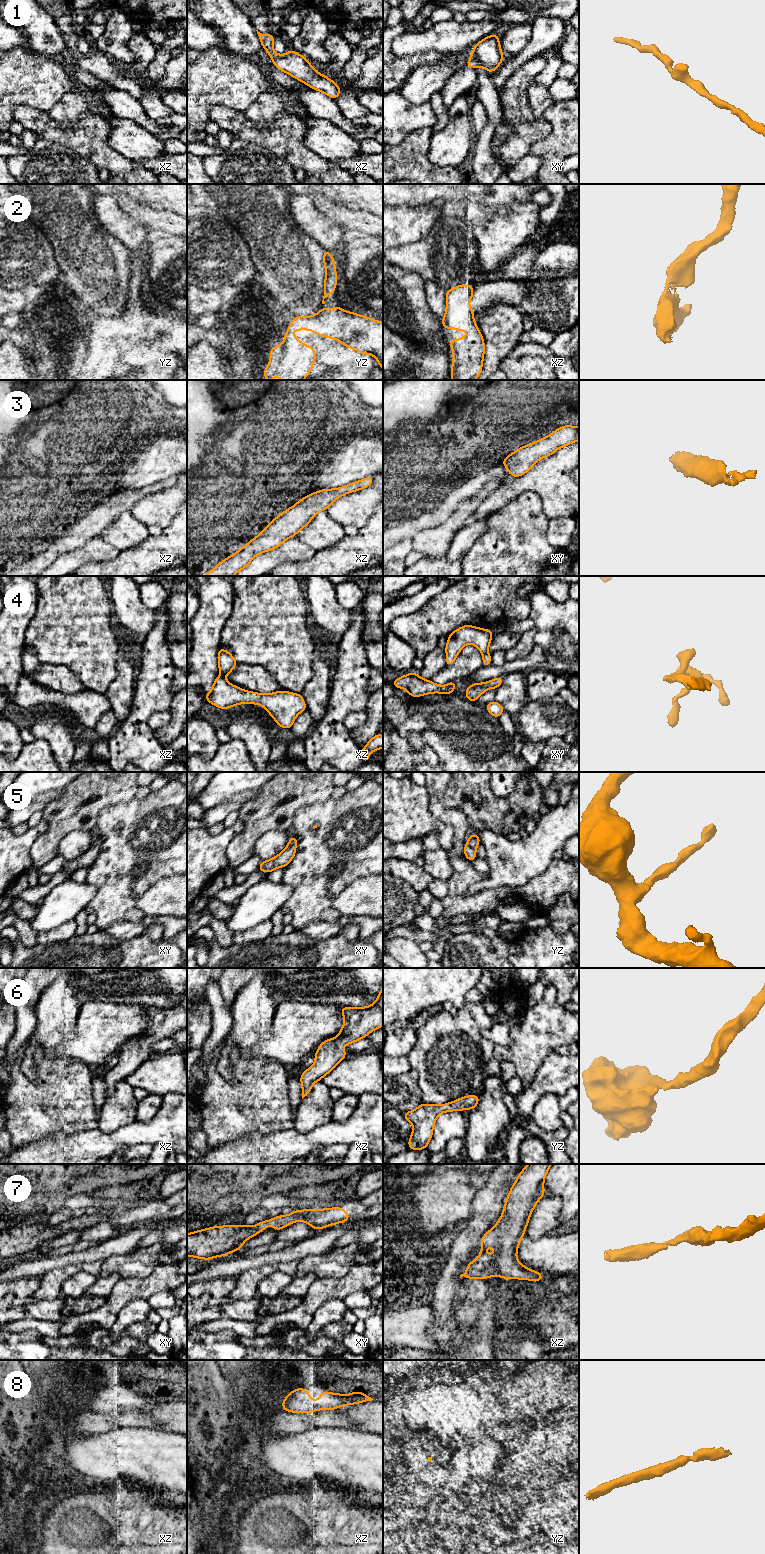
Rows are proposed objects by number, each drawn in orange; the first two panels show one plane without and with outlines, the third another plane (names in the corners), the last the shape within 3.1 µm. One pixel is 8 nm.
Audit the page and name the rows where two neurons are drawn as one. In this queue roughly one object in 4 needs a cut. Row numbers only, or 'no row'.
no row

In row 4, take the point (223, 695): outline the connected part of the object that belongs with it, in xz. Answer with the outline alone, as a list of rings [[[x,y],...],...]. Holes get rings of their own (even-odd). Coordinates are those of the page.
[[[221,647],[218,649],[217,656],[221,674],[215,679],[211,691],[205,695],[207,702],[222,709],[243,703],[261,705],[279,727],[287,729],[291,729],[299,713],[307,710],[301,693],[277,691],[271,694],[259,694],[229,684],[224,676],[230,674],[238,662],[229,651]]]

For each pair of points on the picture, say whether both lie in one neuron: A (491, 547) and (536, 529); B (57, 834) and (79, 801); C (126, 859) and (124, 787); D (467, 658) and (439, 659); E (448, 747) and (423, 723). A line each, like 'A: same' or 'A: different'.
A: same
B: same
C: different
D: different
E: same

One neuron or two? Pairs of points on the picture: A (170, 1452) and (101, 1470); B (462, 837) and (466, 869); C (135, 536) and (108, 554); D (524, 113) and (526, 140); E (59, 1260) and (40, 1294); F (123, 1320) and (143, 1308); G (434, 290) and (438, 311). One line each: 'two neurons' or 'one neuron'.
A: one neuron
B: one neuron
C: two neurons
D: one neuron
E: two neurons
F: one neuron
G: one neuron

